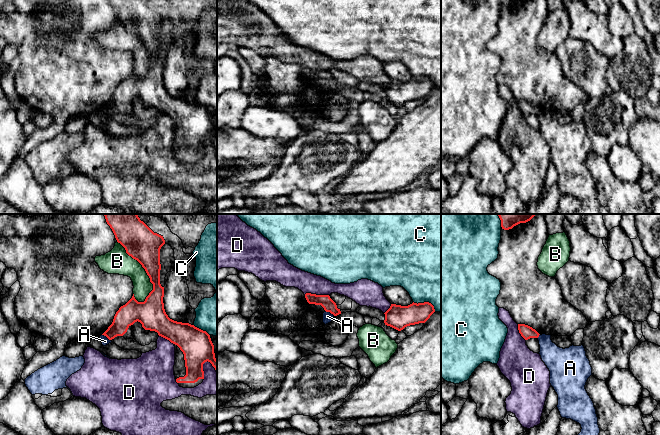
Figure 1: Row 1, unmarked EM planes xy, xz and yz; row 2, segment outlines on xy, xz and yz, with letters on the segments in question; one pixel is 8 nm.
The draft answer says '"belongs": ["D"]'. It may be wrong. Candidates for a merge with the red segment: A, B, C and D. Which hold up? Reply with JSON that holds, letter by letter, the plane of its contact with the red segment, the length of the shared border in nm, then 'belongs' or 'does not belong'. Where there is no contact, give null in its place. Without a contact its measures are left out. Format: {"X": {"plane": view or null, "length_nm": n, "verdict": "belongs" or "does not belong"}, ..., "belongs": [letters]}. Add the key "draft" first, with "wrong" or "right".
{"draft": "wrong", "A": {"plane": "xz", "length_nm": 90, "verdict": "does not belong"}, "B": {"plane": "xy", "length_nm": 550, "verdict": "does not belong"}, "C": {"plane": "xy", "length_nm": 160, "verdict": "does not belong"}, "D": {"plane": "xz", "length_nm": 200, "verdict": "does not belong"}, "belongs": []}

